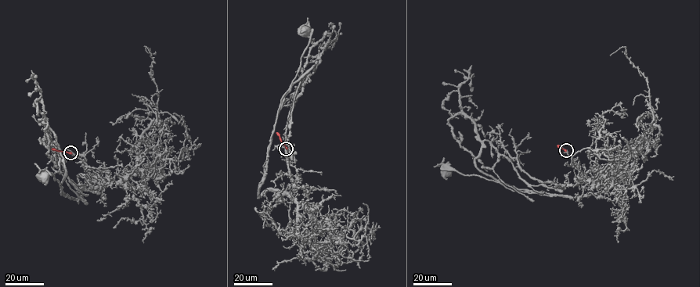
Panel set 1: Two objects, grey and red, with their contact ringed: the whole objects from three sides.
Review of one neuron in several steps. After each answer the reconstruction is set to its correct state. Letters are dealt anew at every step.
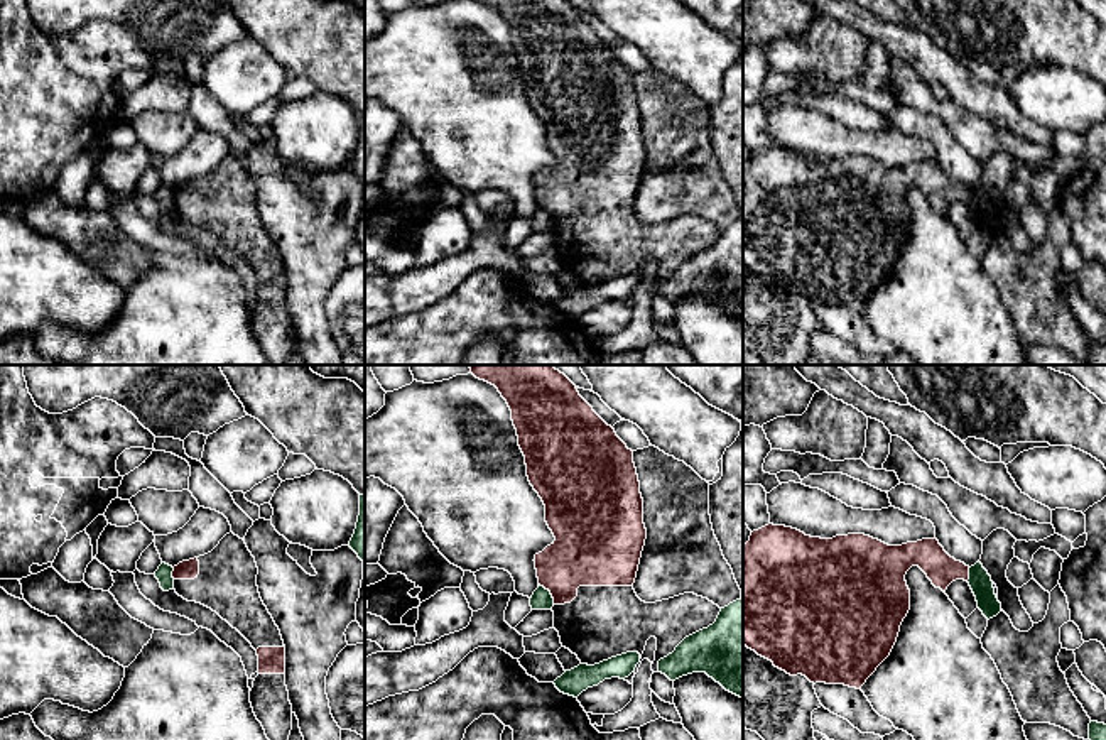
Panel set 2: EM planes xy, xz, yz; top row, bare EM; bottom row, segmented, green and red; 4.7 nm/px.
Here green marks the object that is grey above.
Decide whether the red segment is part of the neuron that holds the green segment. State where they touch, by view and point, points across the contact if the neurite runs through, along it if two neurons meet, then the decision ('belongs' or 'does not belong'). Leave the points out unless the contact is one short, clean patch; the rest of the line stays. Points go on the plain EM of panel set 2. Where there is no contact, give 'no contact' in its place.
meets green in xz at (549, 215); border along xz (539, 205), (549, 213), (554, 225); does not belong

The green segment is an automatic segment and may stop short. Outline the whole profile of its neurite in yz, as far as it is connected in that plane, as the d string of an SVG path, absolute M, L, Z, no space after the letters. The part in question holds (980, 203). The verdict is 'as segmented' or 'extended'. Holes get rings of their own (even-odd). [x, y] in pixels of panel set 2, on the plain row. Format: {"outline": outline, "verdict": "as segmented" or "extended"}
{"outline": "M976 184L974 188L969 189L968 204L976 218L978 230L983 233L983 237L988 242L996 238L1001 233L1001 225L995 216L991 198L988 196L981 184Z", "verdict": "as segmented"}

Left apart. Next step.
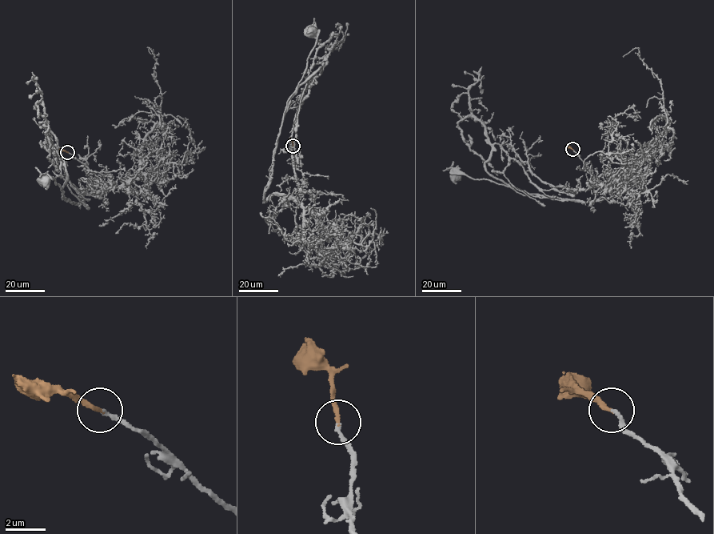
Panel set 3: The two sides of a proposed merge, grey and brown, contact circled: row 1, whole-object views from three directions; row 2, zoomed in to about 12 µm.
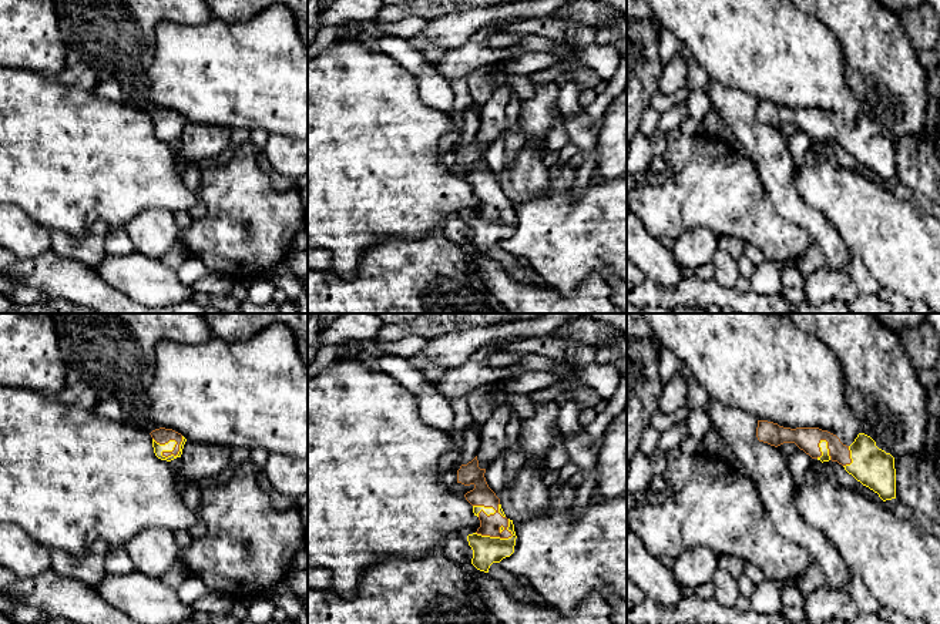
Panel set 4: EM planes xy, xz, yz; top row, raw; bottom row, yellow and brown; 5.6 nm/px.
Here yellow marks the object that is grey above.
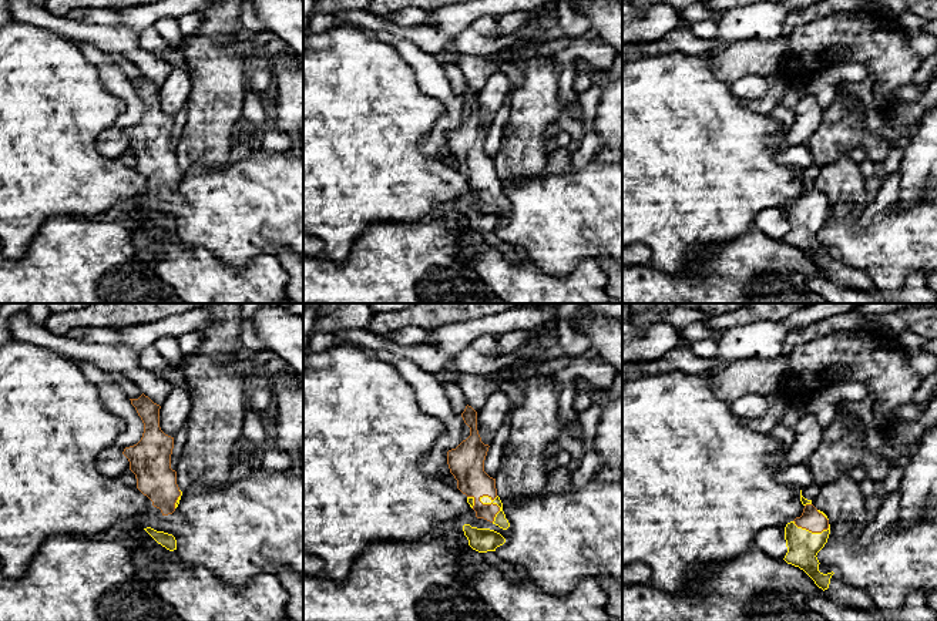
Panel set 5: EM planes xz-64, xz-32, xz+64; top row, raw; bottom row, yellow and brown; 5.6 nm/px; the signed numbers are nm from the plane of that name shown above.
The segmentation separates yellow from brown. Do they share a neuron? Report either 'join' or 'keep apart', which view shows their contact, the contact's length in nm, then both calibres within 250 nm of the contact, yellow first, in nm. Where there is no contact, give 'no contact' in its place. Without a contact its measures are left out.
join | xy | 180 nm | 60/90 nm

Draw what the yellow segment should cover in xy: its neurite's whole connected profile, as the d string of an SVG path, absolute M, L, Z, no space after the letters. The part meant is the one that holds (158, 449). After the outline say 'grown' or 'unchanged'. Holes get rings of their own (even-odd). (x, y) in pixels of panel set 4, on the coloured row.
M160 427L152 430L150 435L152 437L154 453L158 459L171 462L181 457L187 442L181 433L172 429Z; grown

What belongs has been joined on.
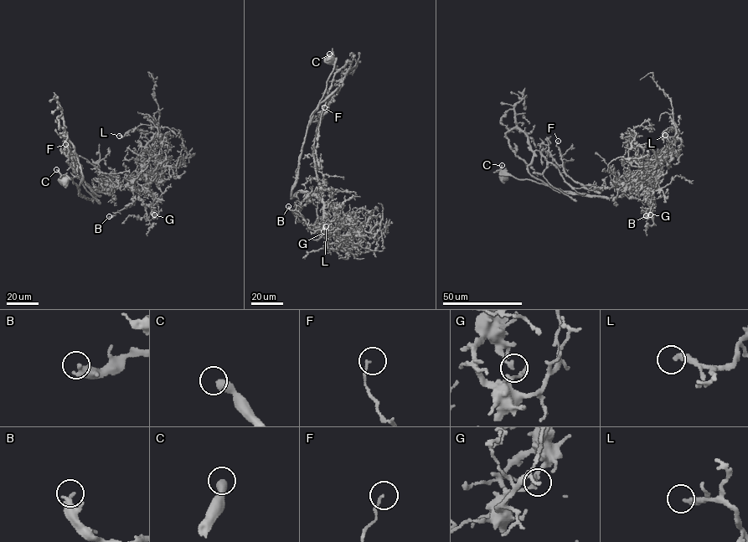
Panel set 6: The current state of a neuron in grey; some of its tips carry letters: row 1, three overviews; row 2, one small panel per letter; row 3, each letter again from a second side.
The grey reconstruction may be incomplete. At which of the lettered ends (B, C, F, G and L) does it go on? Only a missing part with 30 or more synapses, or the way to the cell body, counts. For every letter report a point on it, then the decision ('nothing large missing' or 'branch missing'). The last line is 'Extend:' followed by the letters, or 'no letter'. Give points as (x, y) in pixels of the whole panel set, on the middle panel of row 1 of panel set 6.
B: (288, 206) | branch missing
C: (329, 54) | nothing large missing
F: (324, 107) | nothing large missing
G: (323, 231) | nothing large missing
L: (326, 226) | branch missing
Extend: B, L

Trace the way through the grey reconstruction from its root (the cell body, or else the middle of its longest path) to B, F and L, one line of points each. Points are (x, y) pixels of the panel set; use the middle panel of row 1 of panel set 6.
B: (330, 59), (332, 72), (307, 127), (291, 194), (315, 195), (323, 204), (323, 225), (309, 224), (288, 206)
F: (330, 59), (333, 69), (307, 127), (291, 197), (300, 193), (313, 193), (319, 185), (313, 143), (324, 107)
L: (330, 59), (332, 72), (291, 194), (311, 193), (332, 208), (349, 252), (326, 226)

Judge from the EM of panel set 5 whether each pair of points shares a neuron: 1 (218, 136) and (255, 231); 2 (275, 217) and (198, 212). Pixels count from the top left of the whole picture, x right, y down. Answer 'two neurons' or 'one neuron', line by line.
1: two neurons
2: one neuron

